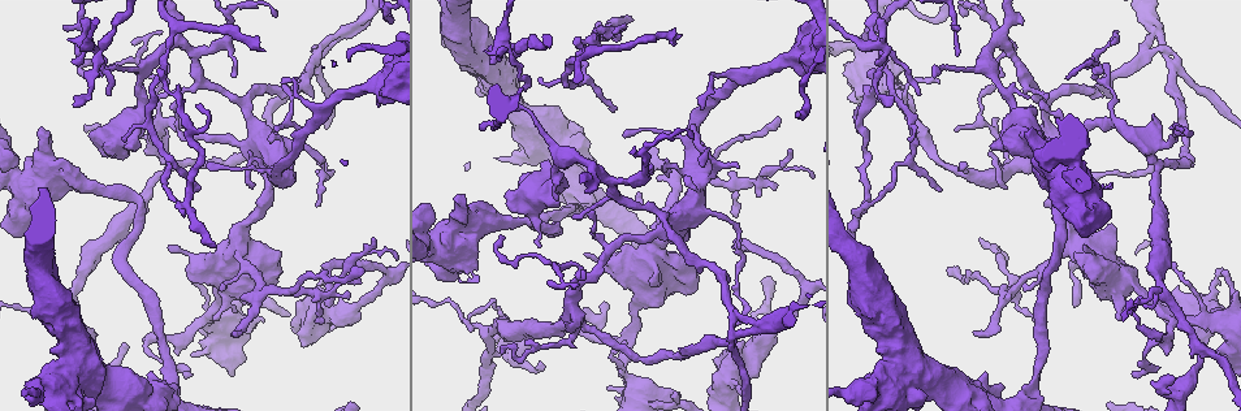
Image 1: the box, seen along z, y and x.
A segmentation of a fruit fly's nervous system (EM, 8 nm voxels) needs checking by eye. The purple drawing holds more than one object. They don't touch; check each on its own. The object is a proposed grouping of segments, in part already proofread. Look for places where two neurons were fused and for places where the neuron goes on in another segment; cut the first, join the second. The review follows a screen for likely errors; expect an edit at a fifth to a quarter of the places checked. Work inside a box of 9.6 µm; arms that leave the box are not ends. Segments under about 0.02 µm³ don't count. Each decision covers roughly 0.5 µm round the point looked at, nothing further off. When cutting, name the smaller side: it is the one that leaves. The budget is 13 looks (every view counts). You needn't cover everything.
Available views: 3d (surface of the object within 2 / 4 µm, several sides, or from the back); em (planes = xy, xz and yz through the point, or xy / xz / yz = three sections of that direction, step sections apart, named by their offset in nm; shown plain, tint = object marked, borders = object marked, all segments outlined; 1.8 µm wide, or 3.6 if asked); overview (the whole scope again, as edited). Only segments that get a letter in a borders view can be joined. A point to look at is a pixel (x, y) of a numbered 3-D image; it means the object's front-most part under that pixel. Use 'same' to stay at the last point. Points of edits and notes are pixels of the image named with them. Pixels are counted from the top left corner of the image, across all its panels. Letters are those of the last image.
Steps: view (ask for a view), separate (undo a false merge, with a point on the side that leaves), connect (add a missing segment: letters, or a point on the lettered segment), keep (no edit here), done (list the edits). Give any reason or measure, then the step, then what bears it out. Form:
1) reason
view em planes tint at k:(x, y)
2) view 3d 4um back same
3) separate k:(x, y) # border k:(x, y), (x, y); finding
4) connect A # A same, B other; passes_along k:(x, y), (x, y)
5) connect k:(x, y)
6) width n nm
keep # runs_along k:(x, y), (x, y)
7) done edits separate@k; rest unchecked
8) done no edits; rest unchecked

branch stops here
view em 3.6um xz step 16 borders at 1:(1109, 187)

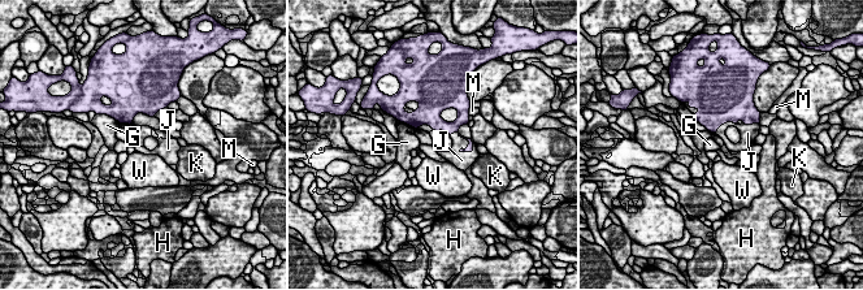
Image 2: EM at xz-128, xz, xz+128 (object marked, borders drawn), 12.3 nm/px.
connect J # G other, H other, J same, K other, M other, W other; passes_along 2:(469, 148), (468, 141), (463, 160); the neuron continues

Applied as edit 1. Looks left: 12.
see it whole again
view overview

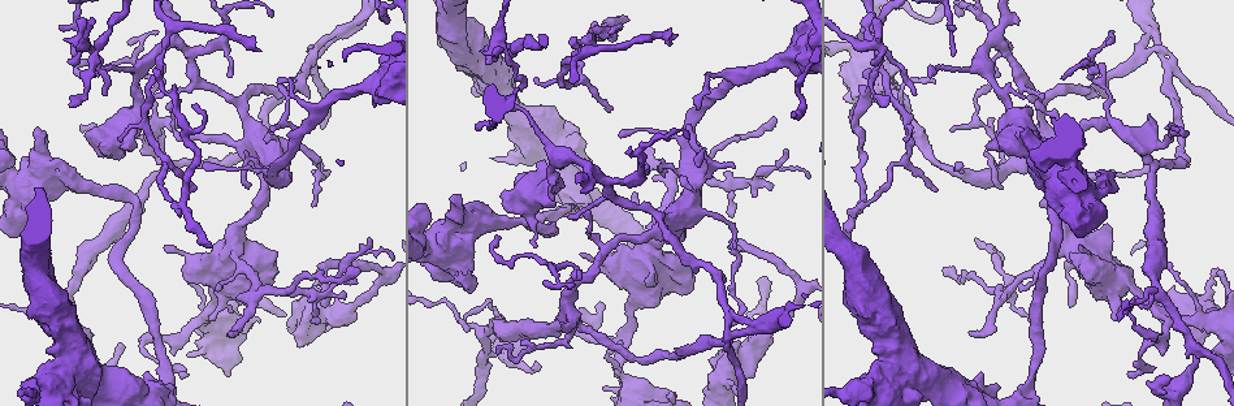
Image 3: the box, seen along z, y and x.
sudden change in width
view em xz step 16 tint at 3:(1153, 166)

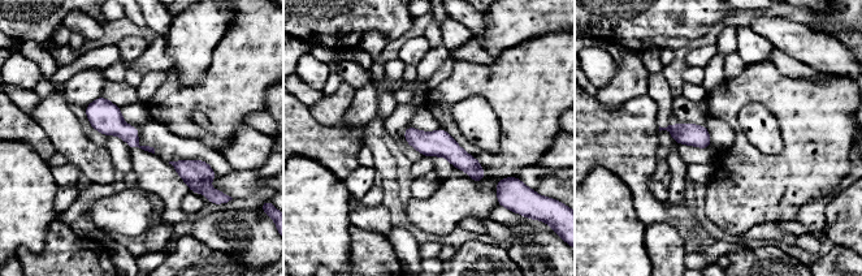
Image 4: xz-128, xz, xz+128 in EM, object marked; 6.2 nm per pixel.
view em planes tint same

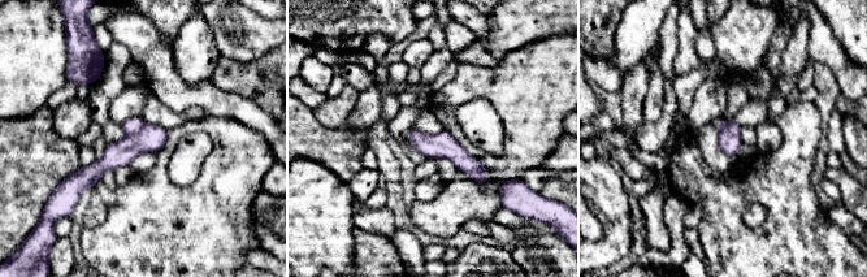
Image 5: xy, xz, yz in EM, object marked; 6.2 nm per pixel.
view em planes borders same

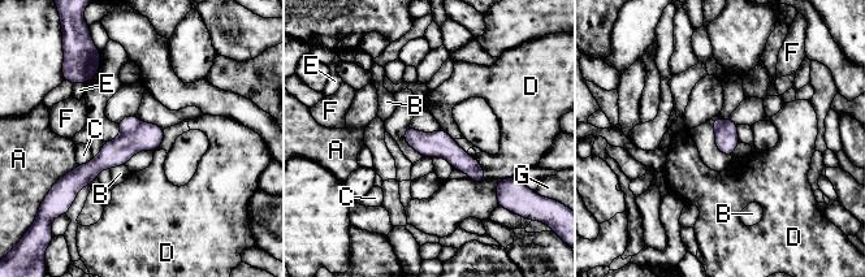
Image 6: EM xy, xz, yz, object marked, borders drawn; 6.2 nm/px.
width 140 nm
separate 6:(148, 137) # A other, B other, C other, D other, E other, F other, G other; two neurons meet here

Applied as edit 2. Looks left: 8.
stops while still wide
view em xz step 8 borders at 3:(1174, 286)

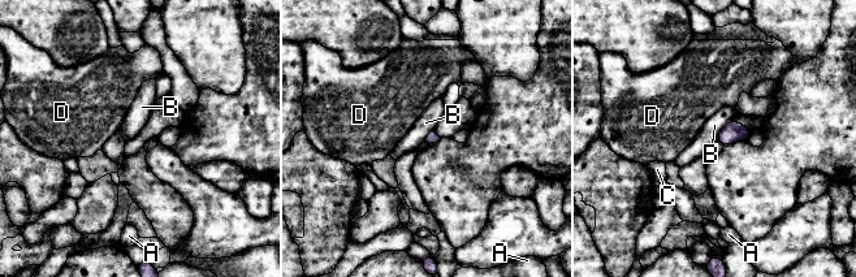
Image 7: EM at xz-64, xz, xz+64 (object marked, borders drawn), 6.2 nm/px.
view em planes borders same

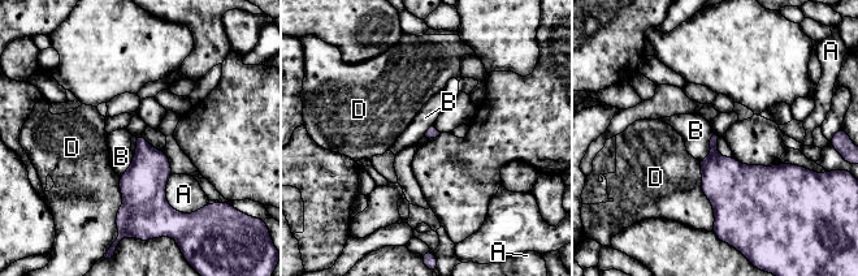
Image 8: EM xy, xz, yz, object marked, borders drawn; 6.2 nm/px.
keep # A other, B other, D other; border 8:(714, 133), (710, 154), (698, 160); no lettered segment goes on from it

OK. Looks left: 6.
arms part here
view 3d 2um at 3:(207, 319)

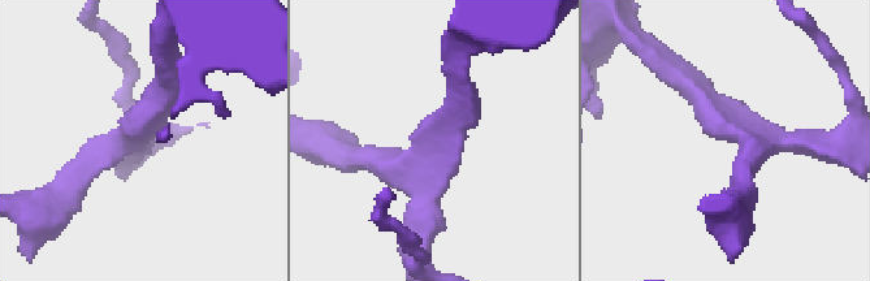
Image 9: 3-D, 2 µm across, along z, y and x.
arms 3; arm_widths 180, 190, 200 nm
view em planes borders at 9:(755, 140)

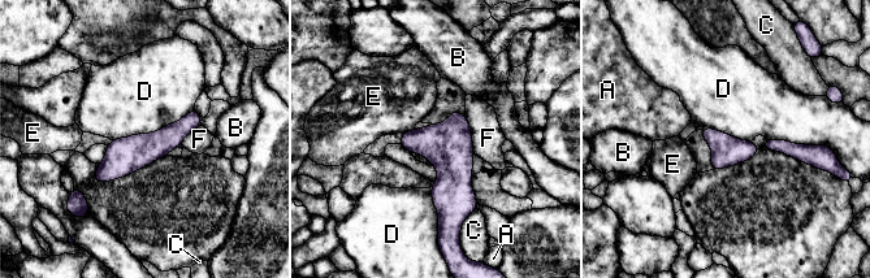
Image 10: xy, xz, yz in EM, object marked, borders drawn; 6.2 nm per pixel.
keep # A other, B other, C other, D other, E other, F other; runs_along 10:(198, 120), (124, 156), (98, 178); continuous, no second neuron

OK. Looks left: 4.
view overview

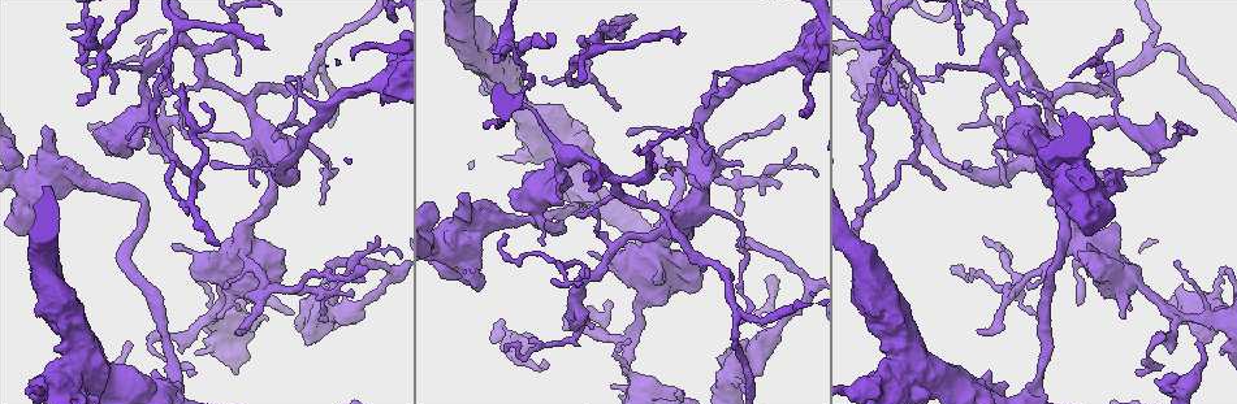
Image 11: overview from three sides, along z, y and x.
branch point
view em planes borders at 11:(511, 49)

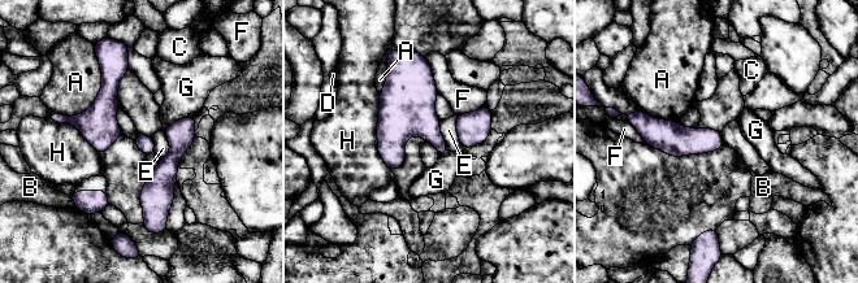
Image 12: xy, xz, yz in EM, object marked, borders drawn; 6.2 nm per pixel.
keep # A other, B other, C other, D other, E other, F other, G other, H other; border 12:(455, 116), (456, 135), (464, 149); one neuron here

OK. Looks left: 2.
done edits connect@2, separate@6; rest unchecked

